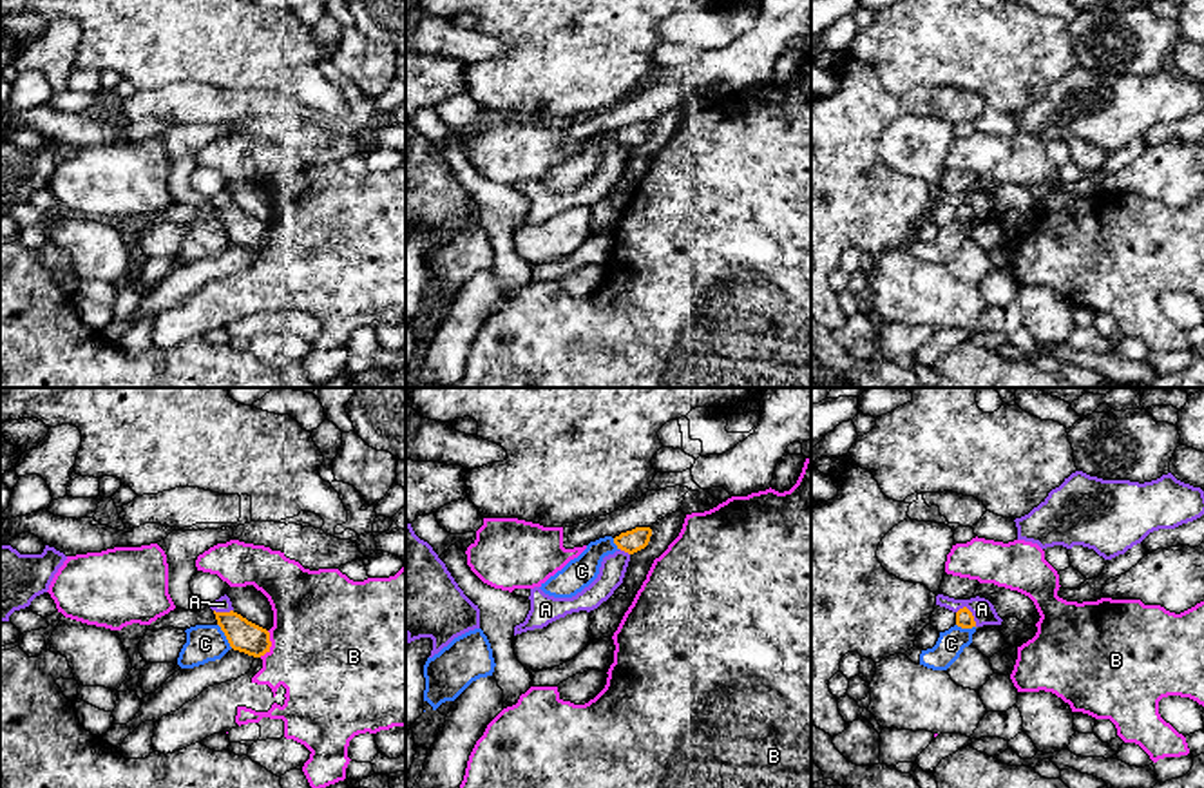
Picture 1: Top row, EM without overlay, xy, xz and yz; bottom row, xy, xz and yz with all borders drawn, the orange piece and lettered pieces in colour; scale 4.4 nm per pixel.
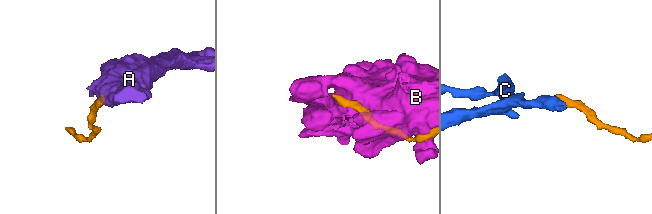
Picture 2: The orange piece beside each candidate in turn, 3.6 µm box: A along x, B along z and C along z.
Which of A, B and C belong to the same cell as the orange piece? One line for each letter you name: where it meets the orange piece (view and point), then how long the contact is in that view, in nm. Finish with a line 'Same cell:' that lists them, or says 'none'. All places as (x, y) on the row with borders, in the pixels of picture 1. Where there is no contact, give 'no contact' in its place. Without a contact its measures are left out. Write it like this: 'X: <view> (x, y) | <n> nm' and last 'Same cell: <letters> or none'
Same cell: none

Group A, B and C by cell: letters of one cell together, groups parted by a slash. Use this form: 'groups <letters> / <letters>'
groups A / B / C

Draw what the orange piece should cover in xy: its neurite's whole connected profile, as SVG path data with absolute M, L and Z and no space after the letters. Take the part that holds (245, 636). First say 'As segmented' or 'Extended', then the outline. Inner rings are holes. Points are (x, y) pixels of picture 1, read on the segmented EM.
As segmented. M215 612L217 625L225 632L230 647L234 650L244 652L253 658L261 658L270 652L272 641L270 632L241 614L230 612Z

